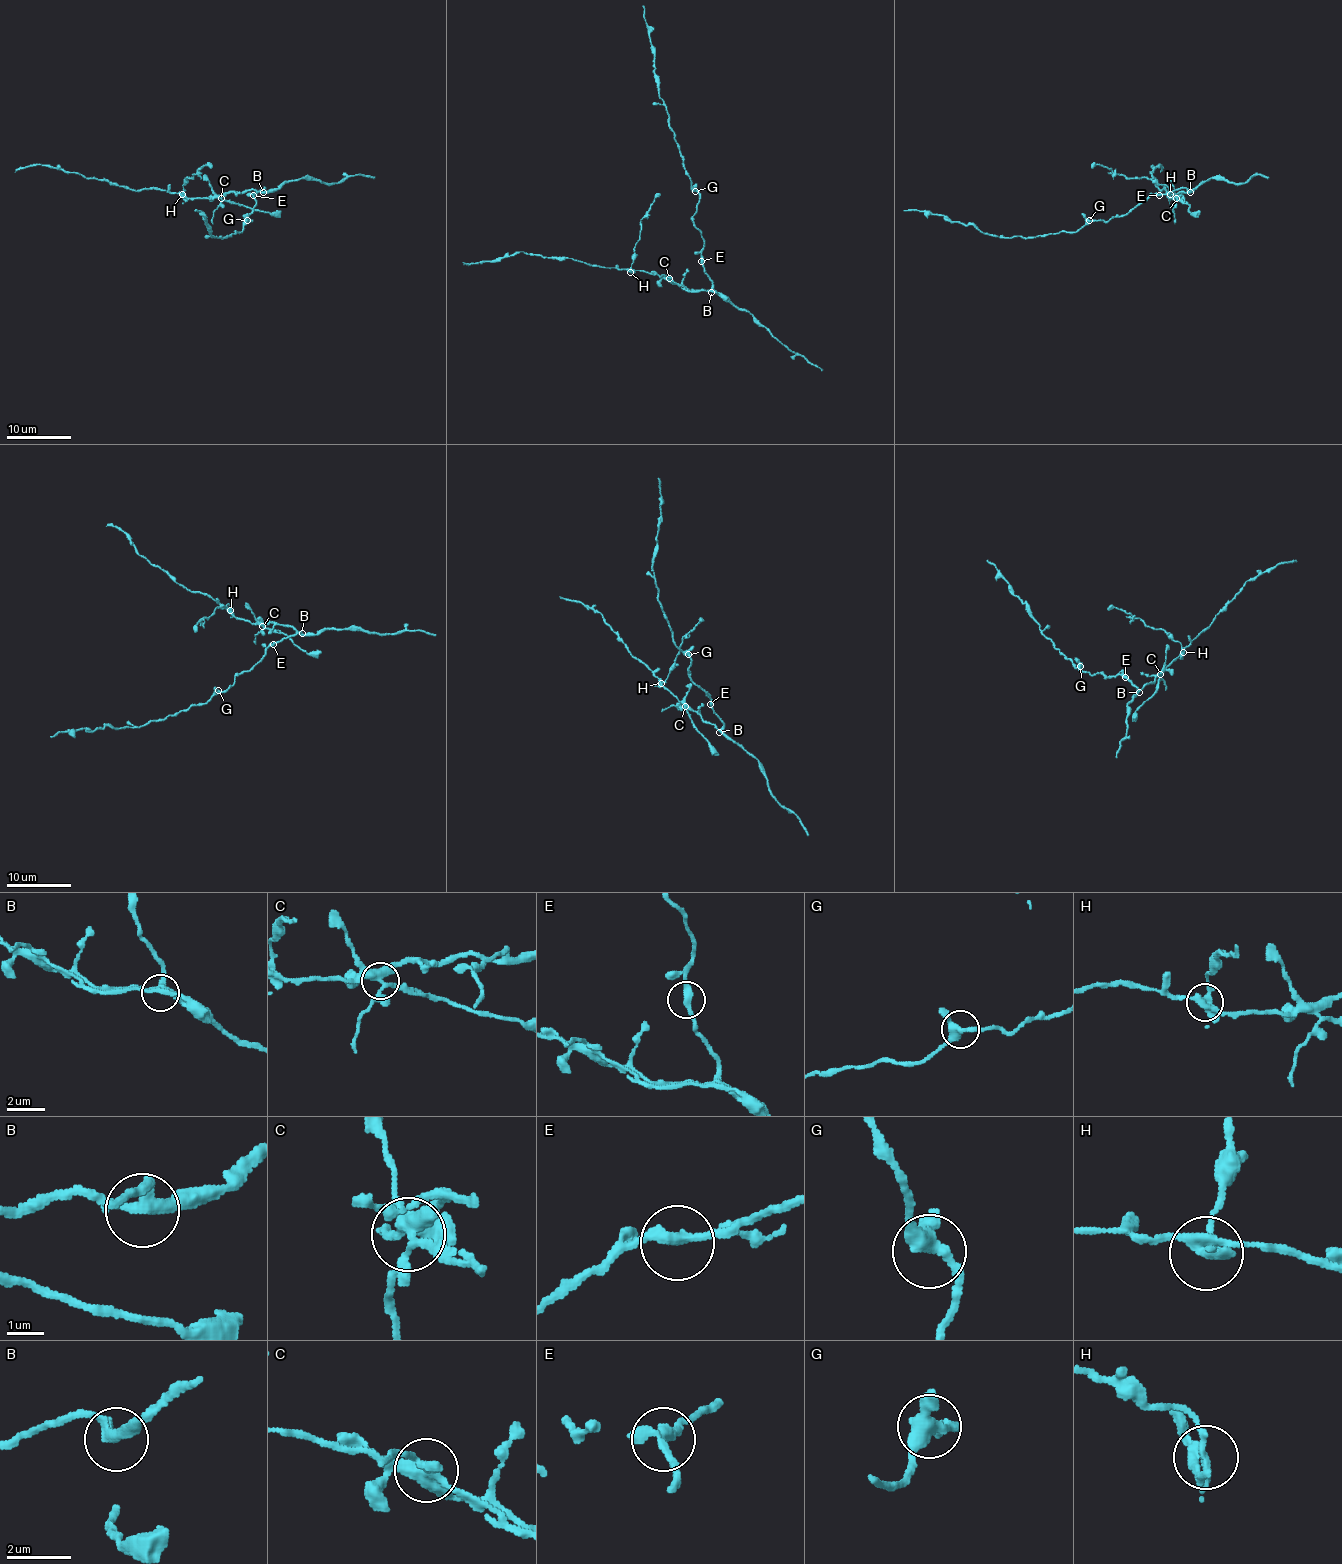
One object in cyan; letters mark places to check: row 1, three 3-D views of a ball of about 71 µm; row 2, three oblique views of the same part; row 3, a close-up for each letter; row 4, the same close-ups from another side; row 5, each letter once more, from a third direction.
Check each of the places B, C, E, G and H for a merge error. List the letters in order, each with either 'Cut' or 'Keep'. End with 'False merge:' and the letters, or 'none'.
B: Keep
C: Cut
E: Keep
G: Keep
H: Cut
False merge: C, H

